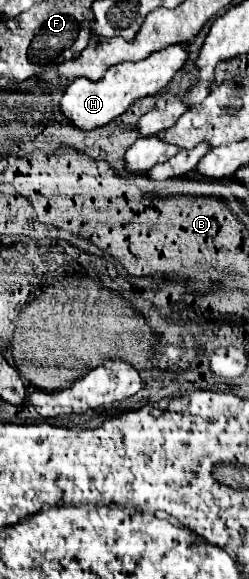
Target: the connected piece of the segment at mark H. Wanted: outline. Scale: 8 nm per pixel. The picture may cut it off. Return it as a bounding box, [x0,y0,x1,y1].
[60,44,188,130]

